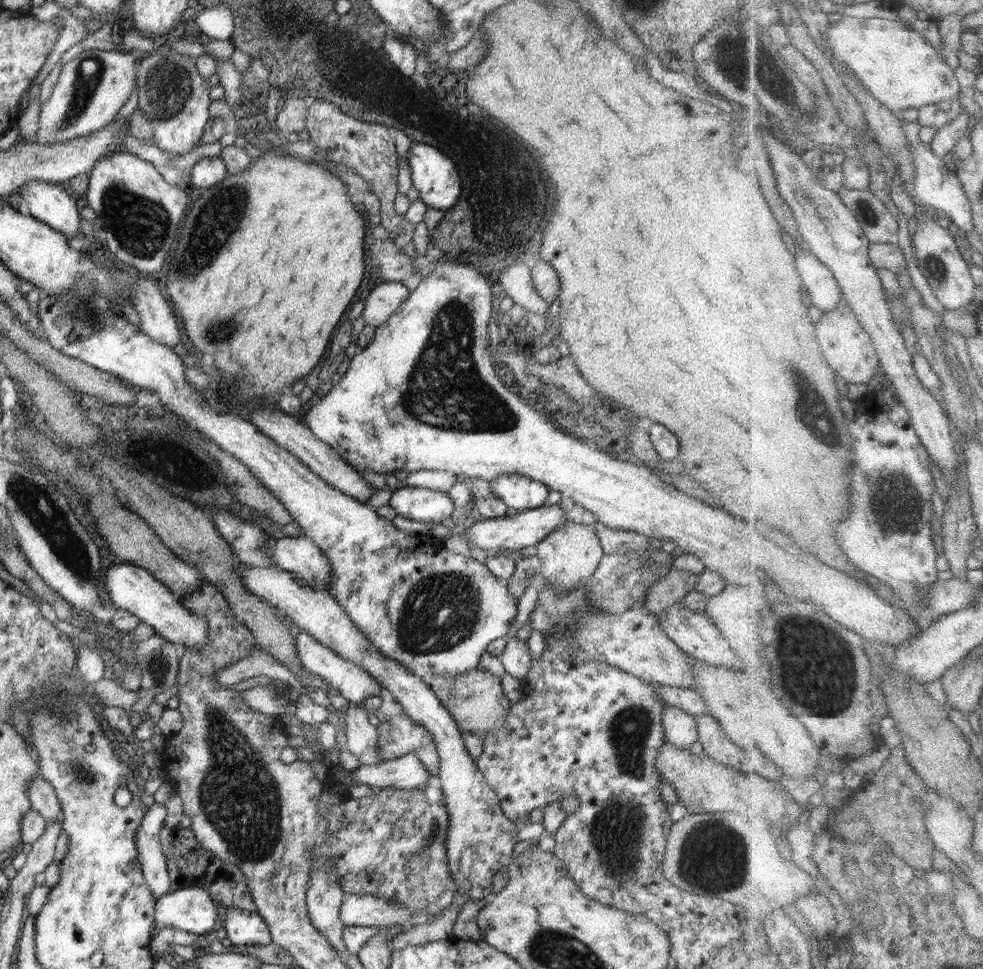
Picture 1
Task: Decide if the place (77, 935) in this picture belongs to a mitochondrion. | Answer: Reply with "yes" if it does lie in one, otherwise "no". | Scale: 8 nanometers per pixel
no

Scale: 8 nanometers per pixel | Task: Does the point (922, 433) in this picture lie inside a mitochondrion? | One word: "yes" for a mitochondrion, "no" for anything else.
no

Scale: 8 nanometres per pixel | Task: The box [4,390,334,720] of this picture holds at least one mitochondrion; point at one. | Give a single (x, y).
(40, 509)

